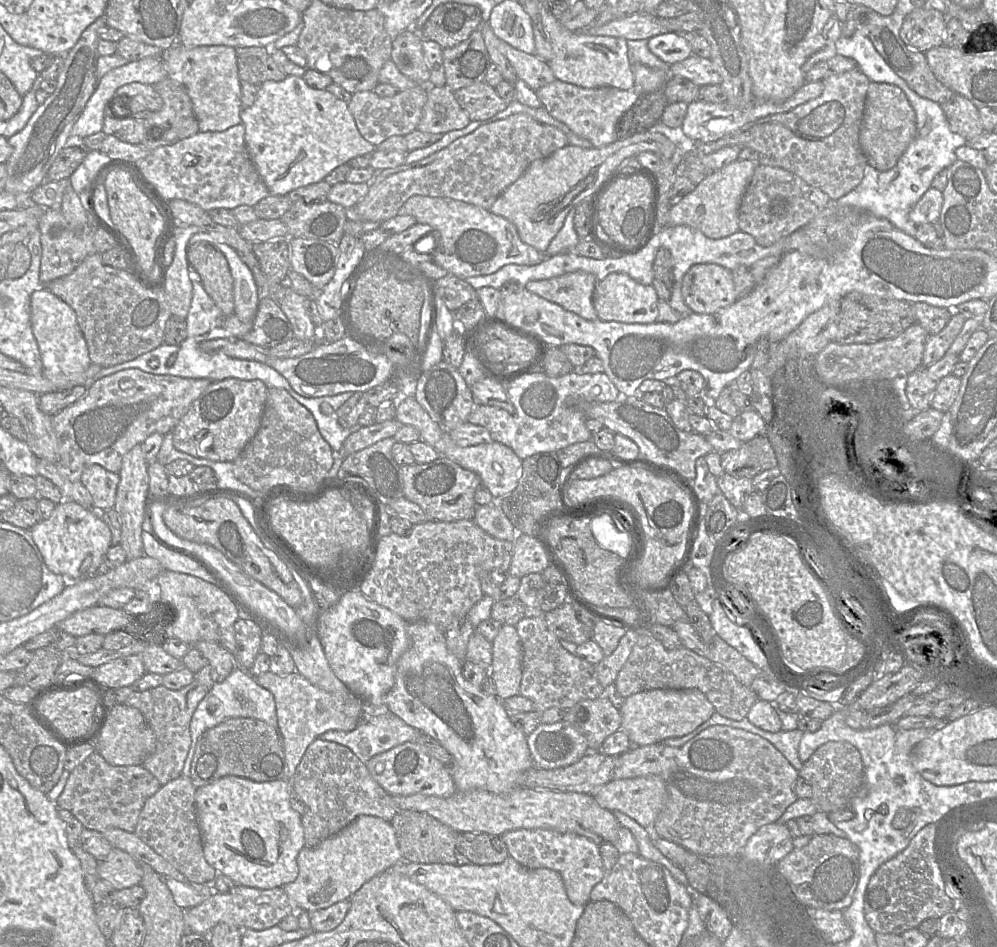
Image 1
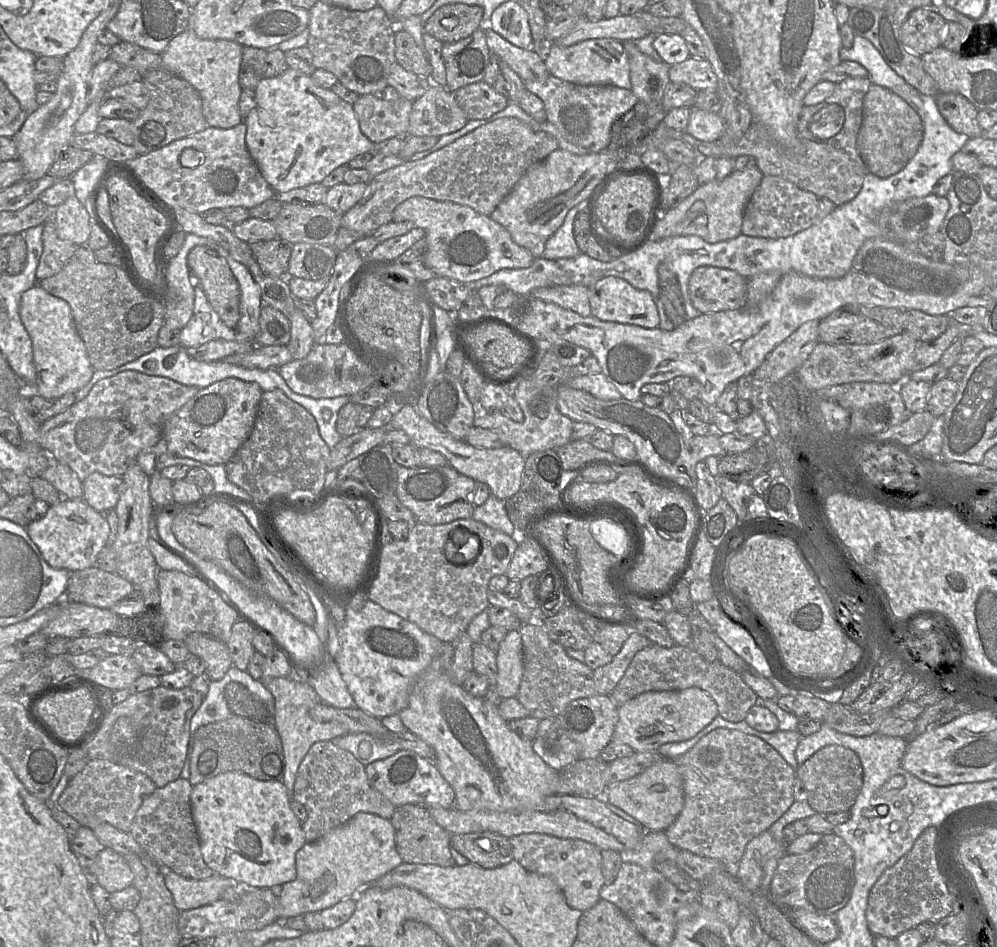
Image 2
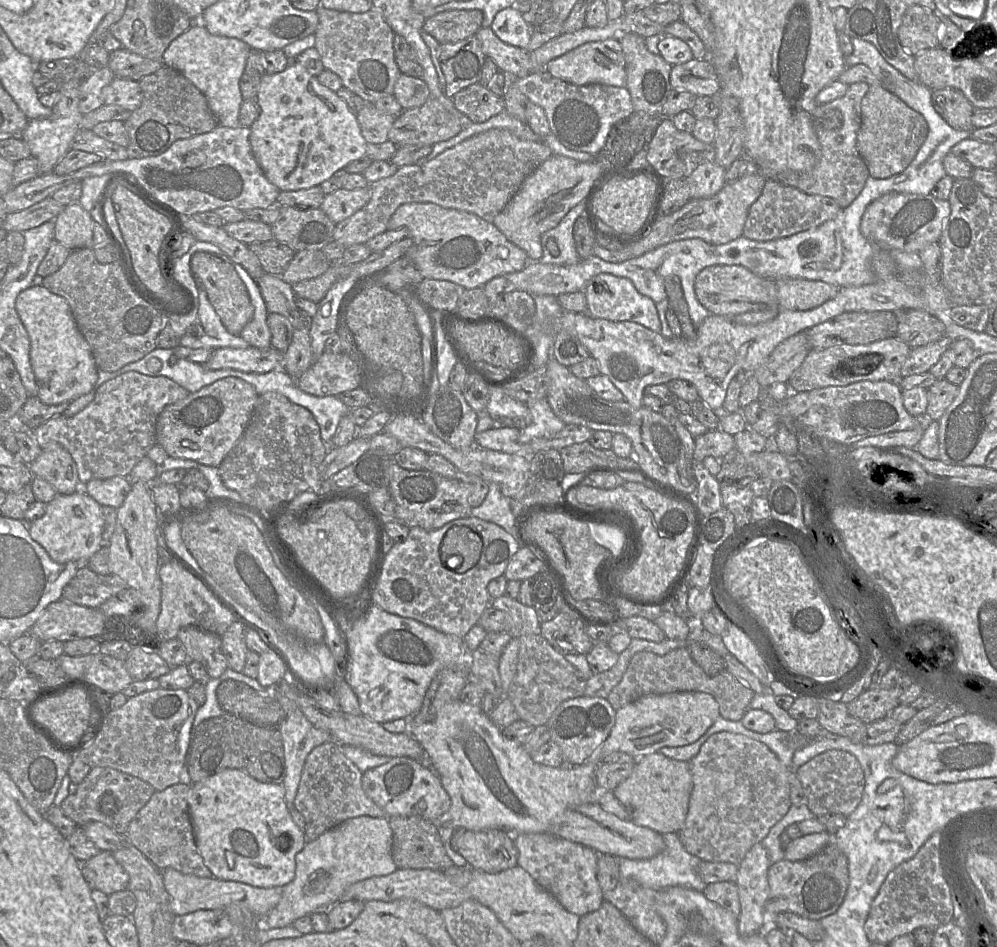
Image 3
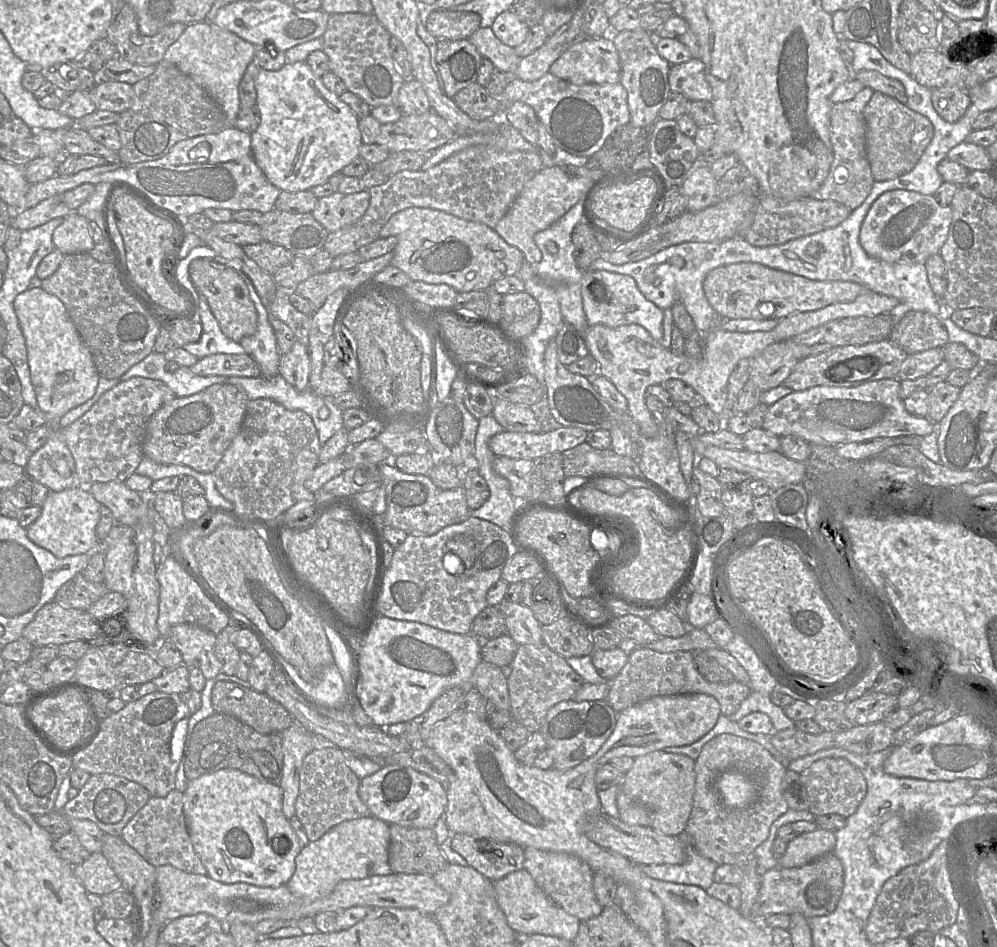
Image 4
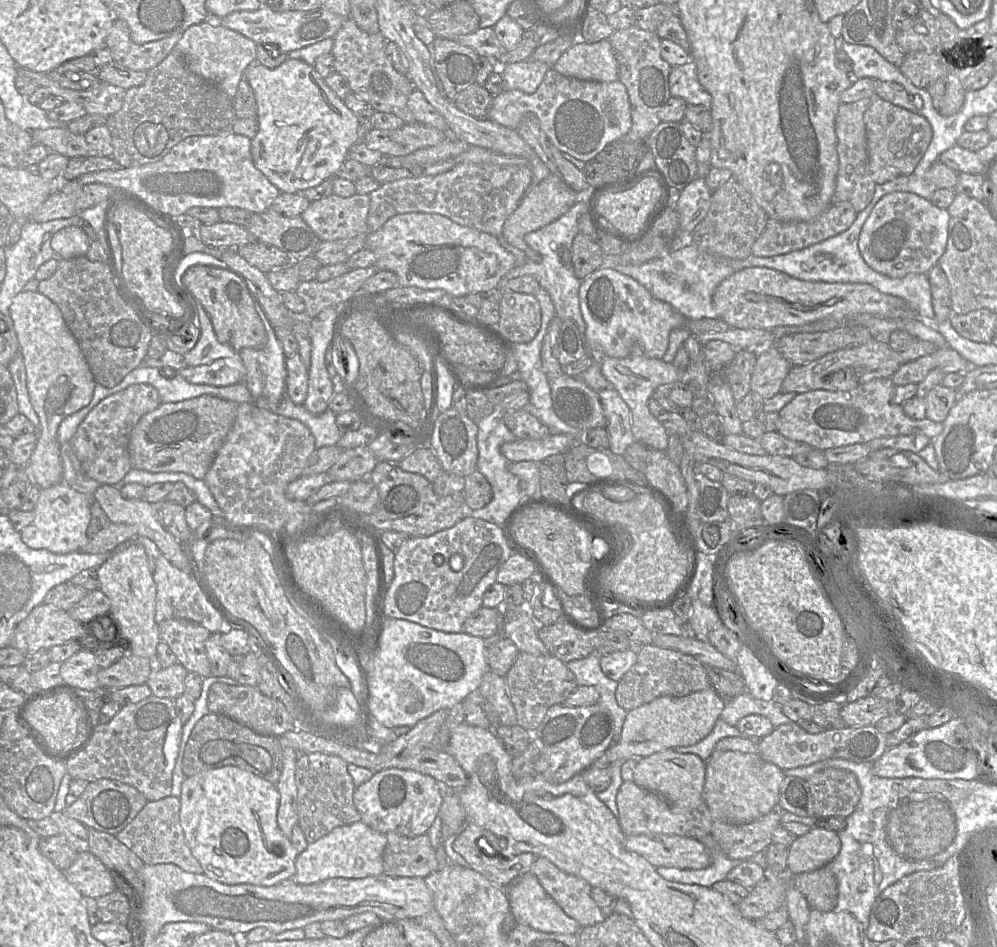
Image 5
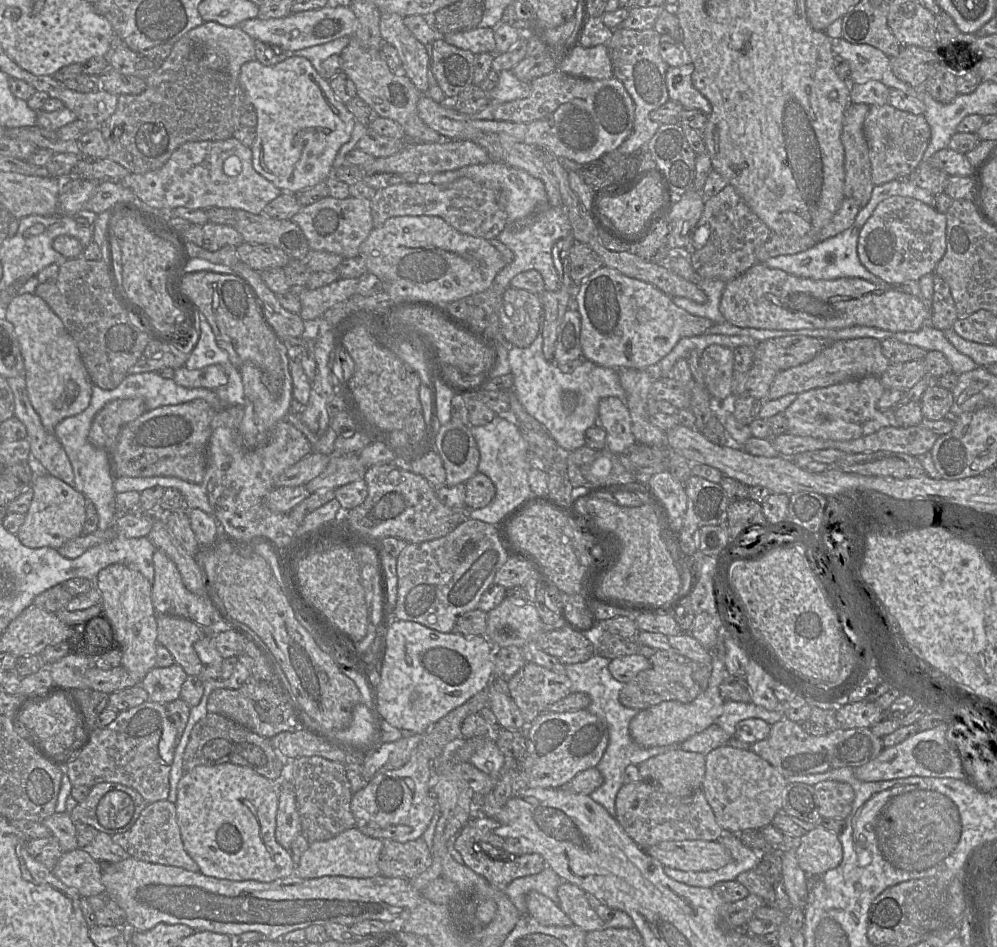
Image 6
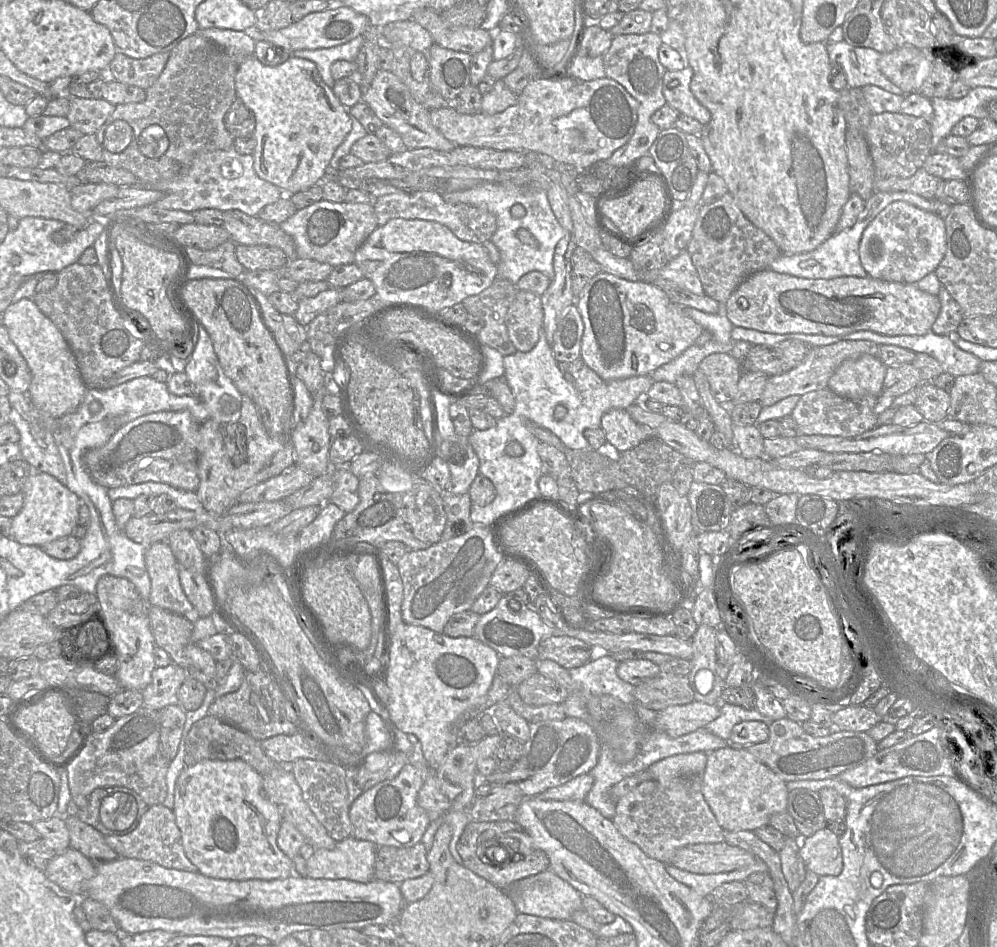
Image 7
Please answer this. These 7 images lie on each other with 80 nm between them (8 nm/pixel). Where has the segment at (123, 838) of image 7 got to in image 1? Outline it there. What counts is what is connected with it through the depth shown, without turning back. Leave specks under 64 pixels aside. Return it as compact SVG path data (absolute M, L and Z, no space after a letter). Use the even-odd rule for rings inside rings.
M183 775L162 785L146 800L134 833L179 870L188 882L213 884L218 871L204 857L195 802L196 790L191 778Z

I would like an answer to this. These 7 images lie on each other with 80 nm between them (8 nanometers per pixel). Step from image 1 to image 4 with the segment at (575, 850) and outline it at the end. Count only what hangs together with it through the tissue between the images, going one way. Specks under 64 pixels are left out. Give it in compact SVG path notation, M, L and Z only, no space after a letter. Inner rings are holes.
M530 846L524 848L524 857L524 869L531 874L547 896L566 913L577 917L580 921L601 914L603 907L593 890L594 872L586 862L569 853L540 850Z

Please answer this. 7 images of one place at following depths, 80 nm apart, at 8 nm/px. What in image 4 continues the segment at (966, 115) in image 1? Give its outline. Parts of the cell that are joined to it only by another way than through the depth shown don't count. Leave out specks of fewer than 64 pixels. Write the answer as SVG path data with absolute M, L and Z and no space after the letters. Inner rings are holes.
M956 85L931 89L931 100L937 114L950 123L960 120L971 104L968 90Z

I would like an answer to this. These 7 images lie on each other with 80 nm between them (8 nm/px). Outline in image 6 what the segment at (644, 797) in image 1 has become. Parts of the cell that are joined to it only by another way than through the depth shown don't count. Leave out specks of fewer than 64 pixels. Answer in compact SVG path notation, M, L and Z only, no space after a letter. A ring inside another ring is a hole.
M680 749L670 750L637 767L641 780L655 782L668 793L685 797L702 789L706 756Z

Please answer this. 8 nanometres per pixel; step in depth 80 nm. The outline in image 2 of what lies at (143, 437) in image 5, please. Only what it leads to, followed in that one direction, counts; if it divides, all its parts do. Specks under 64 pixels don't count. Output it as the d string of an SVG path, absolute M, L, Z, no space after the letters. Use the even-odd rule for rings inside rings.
M228 377L200 389L164 422L163 438L170 453L209 465L226 465L248 439L263 390L256 382Z

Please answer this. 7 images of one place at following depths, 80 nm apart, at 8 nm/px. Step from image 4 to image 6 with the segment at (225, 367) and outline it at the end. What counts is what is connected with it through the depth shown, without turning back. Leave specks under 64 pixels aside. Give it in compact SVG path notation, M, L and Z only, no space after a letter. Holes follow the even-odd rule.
M211 365L198 370L189 370L185 366L174 371L173 380L187 389L204 388L215 391L228 383L228 377L219 365Z

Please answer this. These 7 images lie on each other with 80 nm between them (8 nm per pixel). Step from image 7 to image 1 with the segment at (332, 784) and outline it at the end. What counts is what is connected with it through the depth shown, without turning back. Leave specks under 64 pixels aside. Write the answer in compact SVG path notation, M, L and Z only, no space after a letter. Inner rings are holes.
M320 738L315 739L305 751L299 765L293 776L293 791L303 800L306 804L306 812L302 815L302 824L304 827L304 839L306 847L316 847L321 842L327 838L339 833L354 820L356 820L361 815L370 815L382 818L385 821L392 821L392 819L397 814L396 808L394 808L394 800L391 795L389 795L372 777L368 767L365 763L357 758L357 756L346 746L337 744L335 742L326 741Z

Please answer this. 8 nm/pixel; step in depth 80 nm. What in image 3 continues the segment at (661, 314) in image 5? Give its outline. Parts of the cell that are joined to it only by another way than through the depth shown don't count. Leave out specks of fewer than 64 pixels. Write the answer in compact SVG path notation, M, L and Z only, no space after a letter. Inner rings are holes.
M599 273L589 280L584 293L587 300L586 313L590 316L610 321L632 321L661 333L661 323L655 302L638 292L630 279L610 273Z

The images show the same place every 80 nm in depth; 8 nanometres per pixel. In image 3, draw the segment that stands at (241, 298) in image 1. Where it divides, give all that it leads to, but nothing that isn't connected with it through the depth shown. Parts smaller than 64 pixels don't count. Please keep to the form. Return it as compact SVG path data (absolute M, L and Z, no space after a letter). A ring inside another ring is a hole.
M231 261L233 268L246 286L251 304L254 307L252 320L244 327L240 336L251 347L266 349L271 347L271 332L267 325L268 310L261 296L257 282L238 263Z

